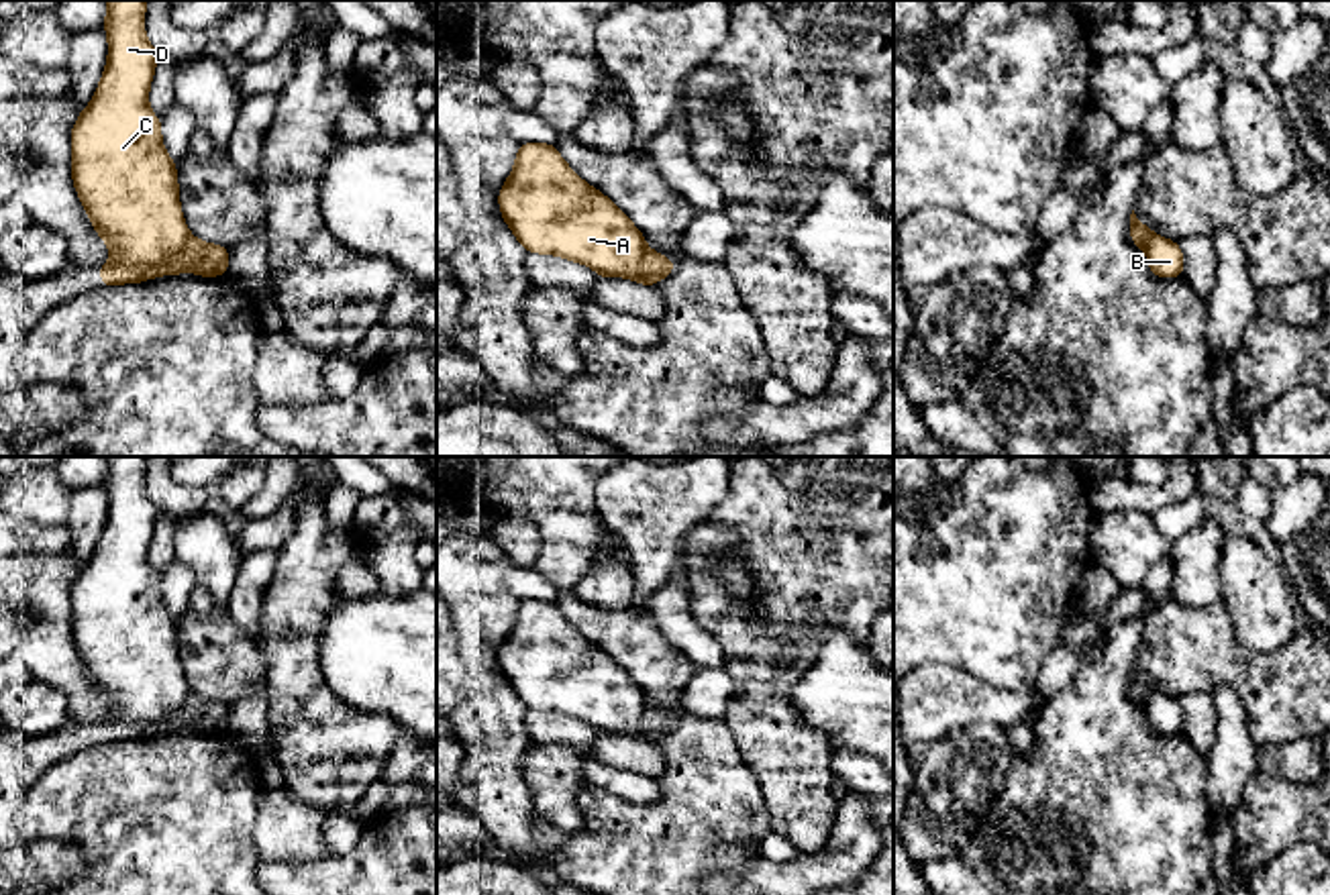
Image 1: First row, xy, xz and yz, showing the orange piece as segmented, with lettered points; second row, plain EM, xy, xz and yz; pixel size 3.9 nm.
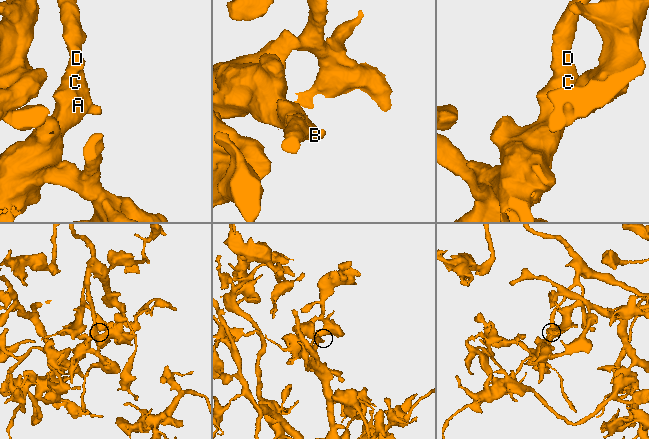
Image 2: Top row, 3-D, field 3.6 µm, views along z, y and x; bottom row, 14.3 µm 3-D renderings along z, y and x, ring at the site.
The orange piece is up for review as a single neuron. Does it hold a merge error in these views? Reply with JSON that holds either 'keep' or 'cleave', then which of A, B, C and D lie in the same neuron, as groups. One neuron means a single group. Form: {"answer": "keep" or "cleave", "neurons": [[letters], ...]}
{"answer": "cleave", "neurons": [["A", "C", "D"], ["B"]]}

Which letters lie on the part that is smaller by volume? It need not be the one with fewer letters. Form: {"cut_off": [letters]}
{"cut_off": ["B"]}

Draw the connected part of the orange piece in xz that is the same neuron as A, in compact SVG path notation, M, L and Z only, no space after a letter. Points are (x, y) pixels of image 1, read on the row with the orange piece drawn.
M520 145L498 202L526 253L583 263L600 277L628 277L649 253L630 218L587 186L555 145Z

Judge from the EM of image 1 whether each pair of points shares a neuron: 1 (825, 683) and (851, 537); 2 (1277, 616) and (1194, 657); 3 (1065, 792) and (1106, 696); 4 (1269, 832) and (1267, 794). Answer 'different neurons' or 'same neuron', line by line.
1: different neurons
2: different neurons
3: same neuron
4: same neuron

